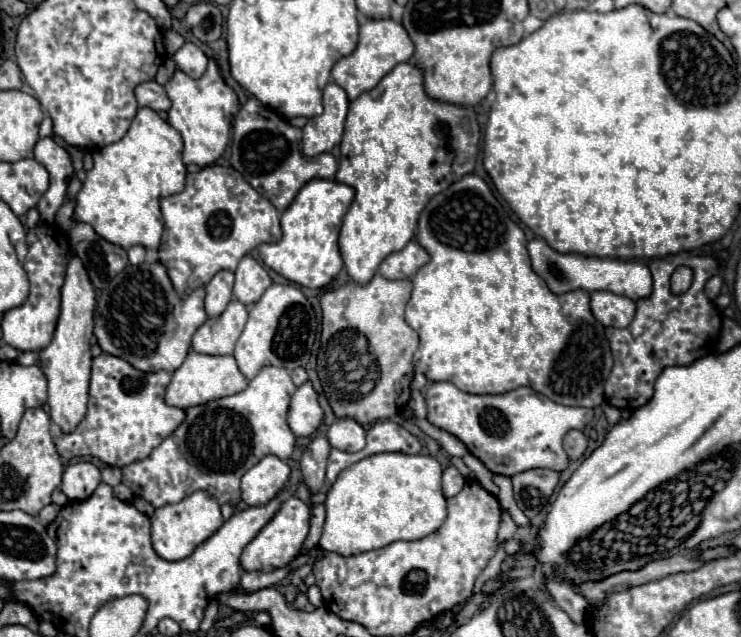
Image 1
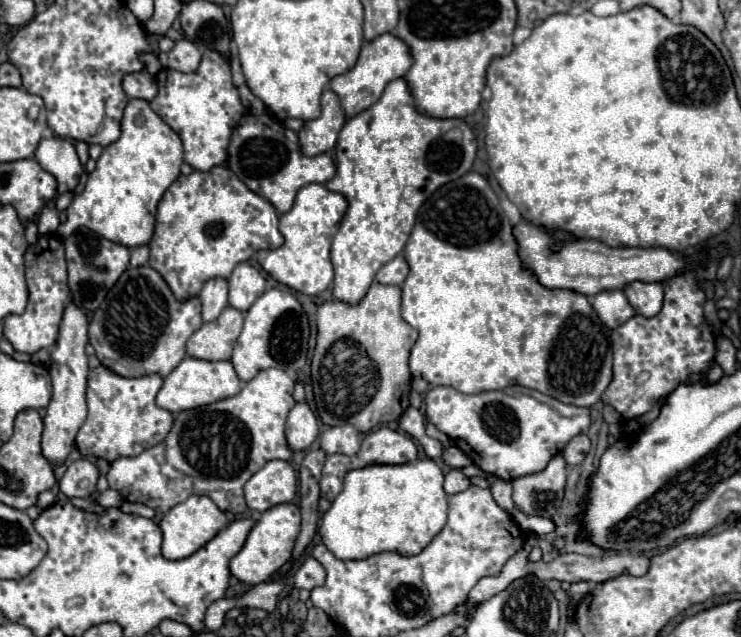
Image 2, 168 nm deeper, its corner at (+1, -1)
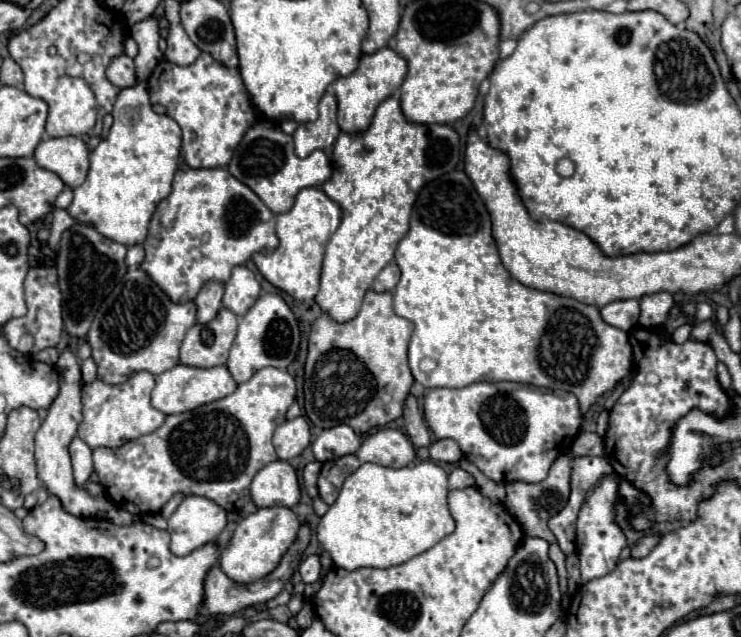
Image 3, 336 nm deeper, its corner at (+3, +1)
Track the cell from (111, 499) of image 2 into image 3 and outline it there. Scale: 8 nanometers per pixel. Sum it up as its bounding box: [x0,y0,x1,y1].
[35,349,115,517]

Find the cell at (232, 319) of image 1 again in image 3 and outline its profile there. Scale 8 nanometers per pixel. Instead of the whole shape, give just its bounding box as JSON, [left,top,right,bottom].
[179,307,237,369]

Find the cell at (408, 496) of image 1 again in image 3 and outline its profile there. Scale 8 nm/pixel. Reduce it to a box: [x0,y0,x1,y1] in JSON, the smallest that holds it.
[317,461,455,571]

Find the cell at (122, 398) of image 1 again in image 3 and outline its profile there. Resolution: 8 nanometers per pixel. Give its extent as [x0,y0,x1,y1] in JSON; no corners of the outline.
[79,371,165,447]

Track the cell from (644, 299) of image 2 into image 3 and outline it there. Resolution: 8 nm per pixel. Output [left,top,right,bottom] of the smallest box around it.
[639,293,675,329]

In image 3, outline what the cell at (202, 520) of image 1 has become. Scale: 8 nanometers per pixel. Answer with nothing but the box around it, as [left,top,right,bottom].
[167,495,227,557]

